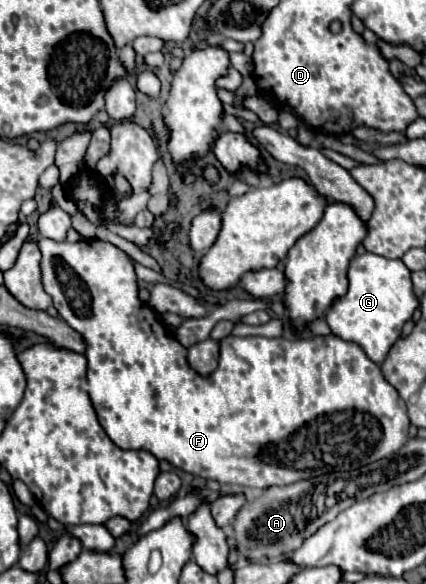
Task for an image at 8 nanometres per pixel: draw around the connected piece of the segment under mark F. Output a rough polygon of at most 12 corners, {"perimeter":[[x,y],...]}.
{"perimeter":[[39,240],[123,450],[265,490],[407,442],[333,334],[201,376],[103,240]]}

